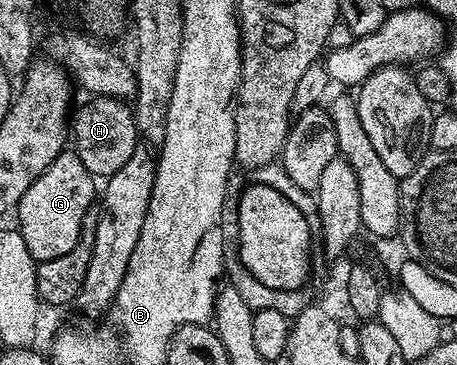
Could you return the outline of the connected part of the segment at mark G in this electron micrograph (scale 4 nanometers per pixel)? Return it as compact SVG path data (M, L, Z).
M64 151L49 163L49 167L25 191L17 206L17 230L24 237L25 246L35 262L57 259L79 242L81 219L97 201L97 181L73 151Z

